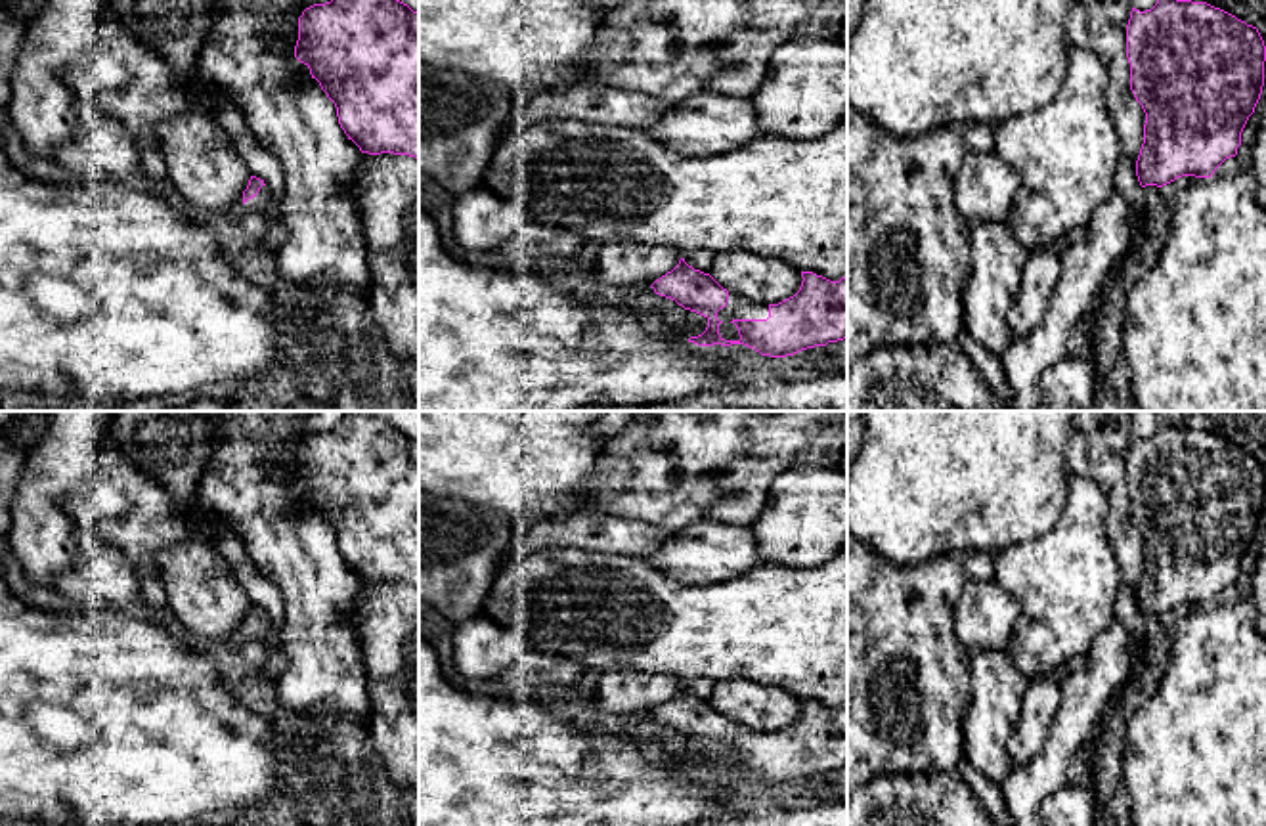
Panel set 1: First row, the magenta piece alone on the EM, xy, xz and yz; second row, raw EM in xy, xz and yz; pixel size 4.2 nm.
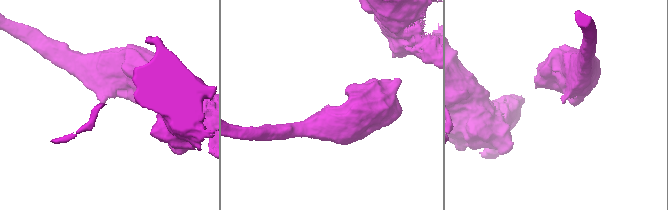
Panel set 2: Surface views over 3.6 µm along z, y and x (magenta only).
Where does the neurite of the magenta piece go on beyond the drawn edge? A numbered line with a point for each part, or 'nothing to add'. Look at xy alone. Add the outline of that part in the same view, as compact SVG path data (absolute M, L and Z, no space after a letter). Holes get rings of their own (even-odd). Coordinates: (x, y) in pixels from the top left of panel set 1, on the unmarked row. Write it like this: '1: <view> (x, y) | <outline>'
1: xy (276, 662) | M262 614L260 620L243 633L243 639L258 639L268 644L268 658L256 673L277 683L287 667L287 656L281 648L281 629L272 623L268 614Z

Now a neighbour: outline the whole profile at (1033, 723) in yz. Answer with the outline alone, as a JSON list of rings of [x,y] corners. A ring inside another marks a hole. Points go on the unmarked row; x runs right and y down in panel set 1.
[[[1058,679],[1029,683],[1015,728],[1008,740],[1010,759],[1015,769],[1027,765],[1038,751],[1042,751],[1059,700],[1061,690]]]

